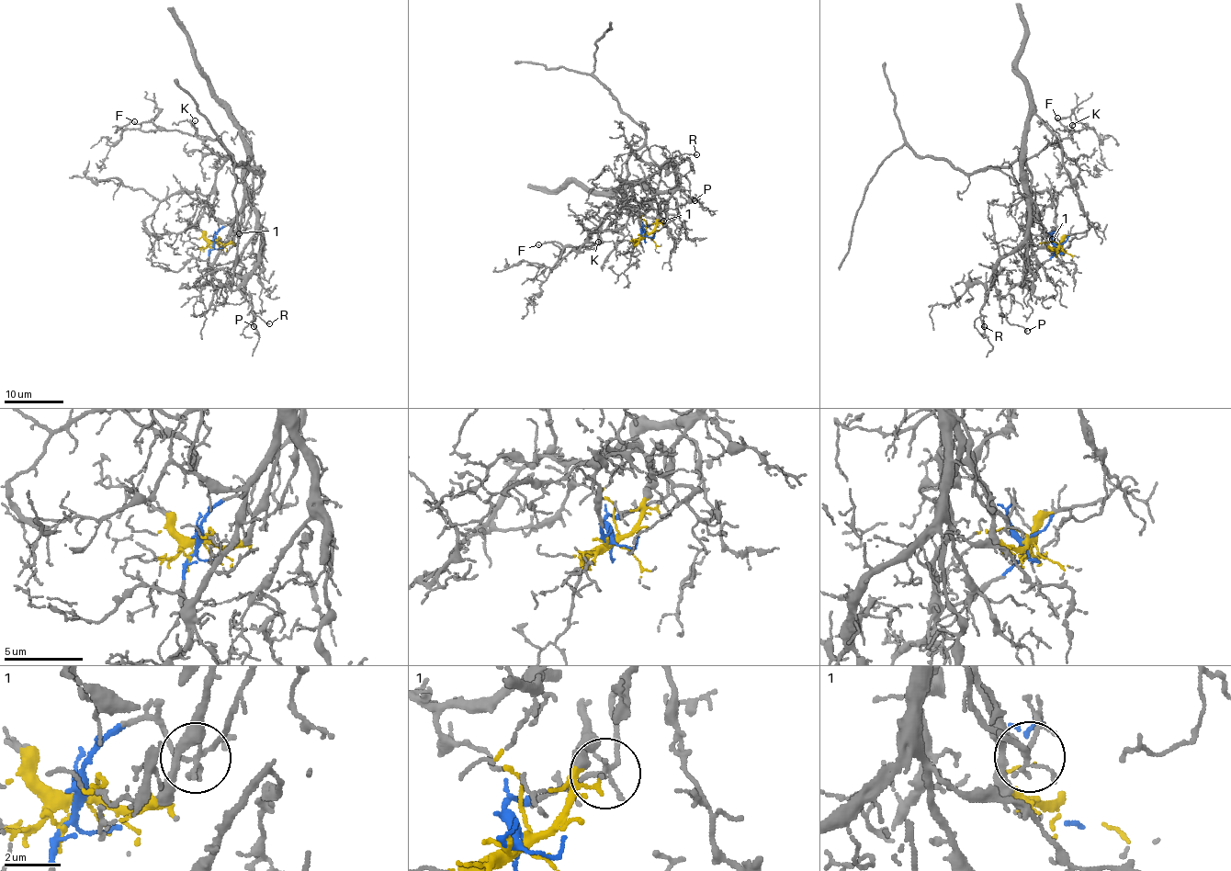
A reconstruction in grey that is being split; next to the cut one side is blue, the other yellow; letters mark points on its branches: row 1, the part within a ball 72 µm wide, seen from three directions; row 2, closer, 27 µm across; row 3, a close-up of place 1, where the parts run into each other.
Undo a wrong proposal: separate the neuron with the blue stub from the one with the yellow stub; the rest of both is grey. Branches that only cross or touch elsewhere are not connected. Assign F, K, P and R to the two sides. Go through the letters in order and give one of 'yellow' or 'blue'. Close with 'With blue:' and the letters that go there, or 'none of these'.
F: blue
K: blue
P: yellow
R: yellow
With blue: F, K

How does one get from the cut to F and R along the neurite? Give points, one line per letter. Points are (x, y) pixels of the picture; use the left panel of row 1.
F: (216, 240), (220, 229), (243, 231), (250, 199), (265, 174), (260, 166), (232, 165), (216, 140), (134, 121)
R: (216, 240), (225, 243), (235, 236), (248, 200), (263, 247), (239, 290), (252, 311), (269, 323)

